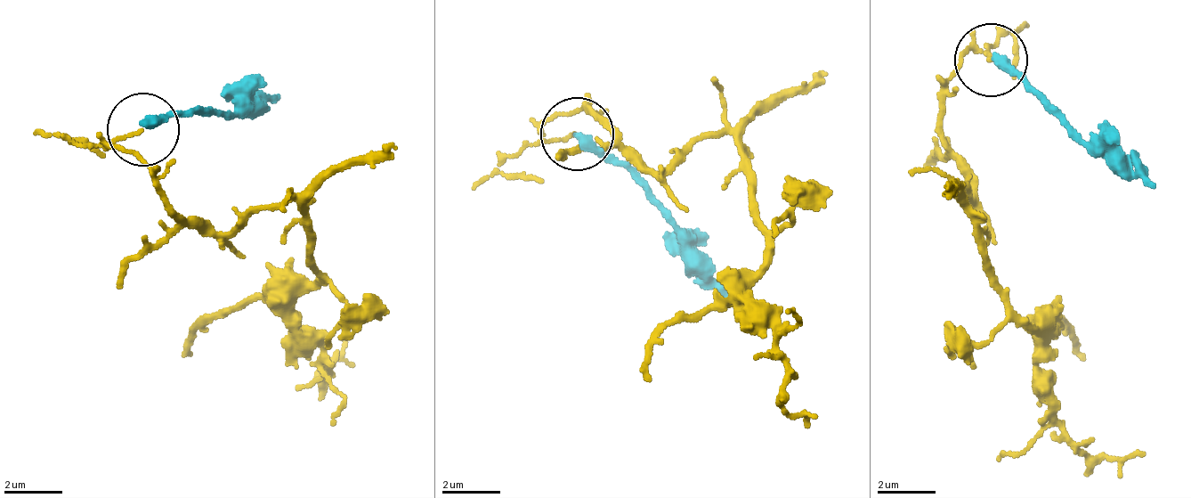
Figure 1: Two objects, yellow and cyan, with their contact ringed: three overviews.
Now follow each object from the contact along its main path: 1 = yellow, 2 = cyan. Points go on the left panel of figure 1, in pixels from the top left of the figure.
1: (141, 128), (113, 143), (215, 231), (302, 209), (321, 284), (298, 297), (298, 353), (324, 377), (343, 335)
2: (149, 128), (182, 108), (277, 94)

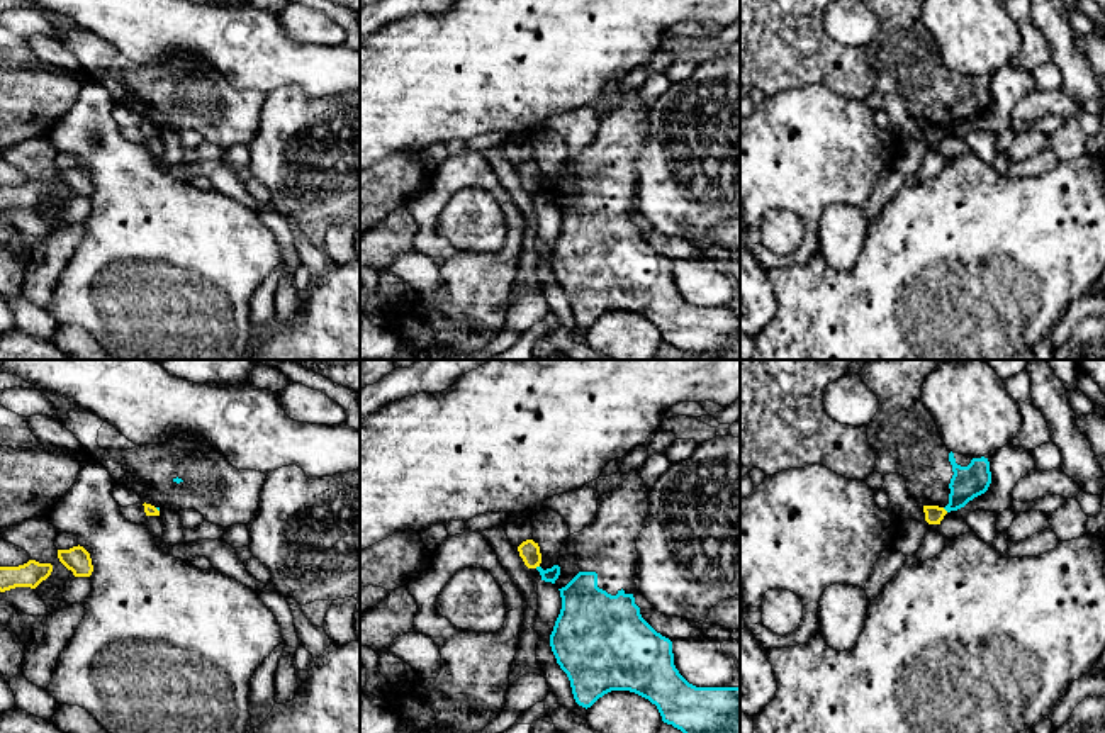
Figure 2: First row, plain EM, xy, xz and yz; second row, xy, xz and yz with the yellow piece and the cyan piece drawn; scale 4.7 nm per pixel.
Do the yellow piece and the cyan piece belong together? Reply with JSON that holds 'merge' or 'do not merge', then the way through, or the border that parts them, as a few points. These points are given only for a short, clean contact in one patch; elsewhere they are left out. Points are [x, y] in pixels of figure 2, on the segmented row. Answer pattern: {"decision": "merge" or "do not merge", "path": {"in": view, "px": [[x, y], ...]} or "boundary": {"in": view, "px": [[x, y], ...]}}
{"decision": "do not merge", "boundary": {"in": "yz", "px": [[942, 508], [947, 511]]}}

